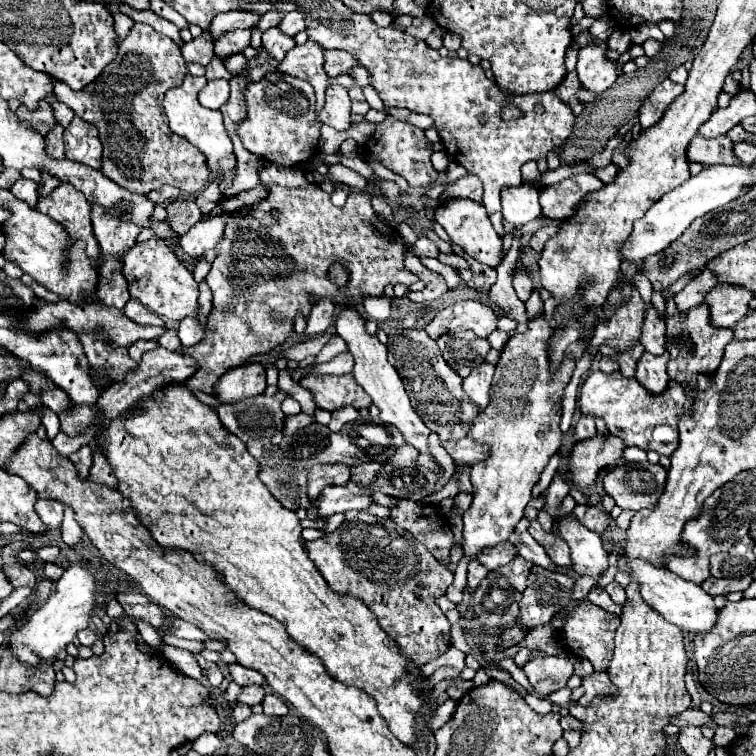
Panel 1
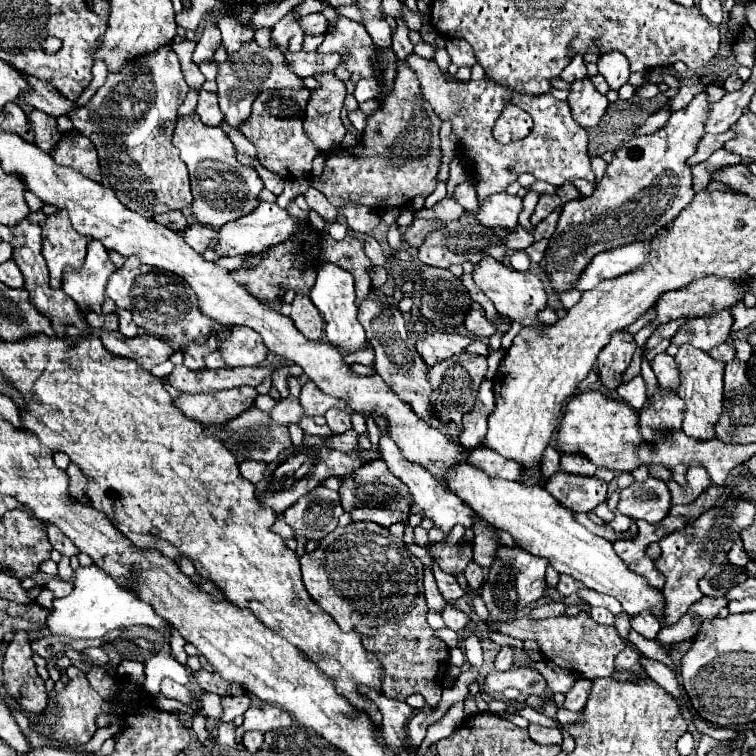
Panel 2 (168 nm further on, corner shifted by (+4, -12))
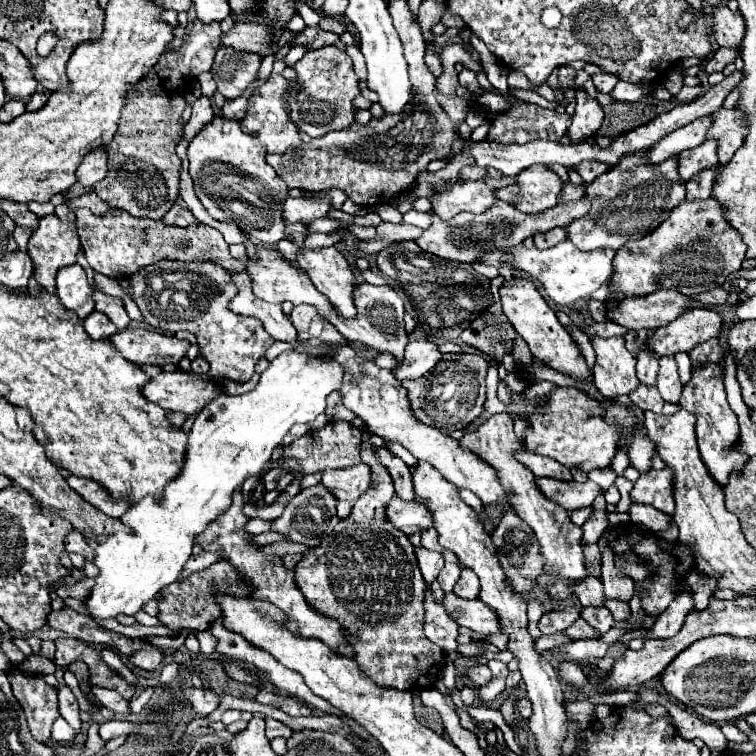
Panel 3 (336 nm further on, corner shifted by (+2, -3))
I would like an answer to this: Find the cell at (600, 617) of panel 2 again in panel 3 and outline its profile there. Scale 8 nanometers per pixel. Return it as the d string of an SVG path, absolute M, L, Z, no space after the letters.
M586 607L586 609L582 609L580 617L590 627L594 627L598 633L606 633L614 625L614 619L612 619L612 615L610 615L610 611L606 607Z

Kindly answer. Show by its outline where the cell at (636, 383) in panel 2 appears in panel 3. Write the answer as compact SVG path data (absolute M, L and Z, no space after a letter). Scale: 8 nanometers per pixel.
M638 387L638 391L630 393L630 399L634 405L638 405L642 411L654 411L658 415L674 415L680 405L670 405L666 403L656 387Z

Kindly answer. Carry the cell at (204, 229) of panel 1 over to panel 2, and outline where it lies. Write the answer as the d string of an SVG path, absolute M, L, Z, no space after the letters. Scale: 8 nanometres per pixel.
M262 202L258 204L256 210L252 210L246 216L240 216L238 220L232 220L224 226L220 226L216 230L218 238L216 244L212 244L212 252L220 254L220 256L238 256L238 254L256 254L262 252L274 244L280 244L284 240L288 240L292 236L292 232L296 230L296 220L292 220L292 216L288 216L286 210L278 208L276 204L268 204Z

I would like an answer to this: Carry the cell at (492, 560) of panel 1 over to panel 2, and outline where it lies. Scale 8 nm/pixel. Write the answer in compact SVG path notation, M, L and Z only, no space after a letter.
M470 562L470 564L466 566L464 576L466 576L466 580L468 580L470 590L474 590L474 592L476 592L476 590L480 588L480 584L484 582L484 572L482 572L482 568L480 568L478 564L474 564L474 562Z

